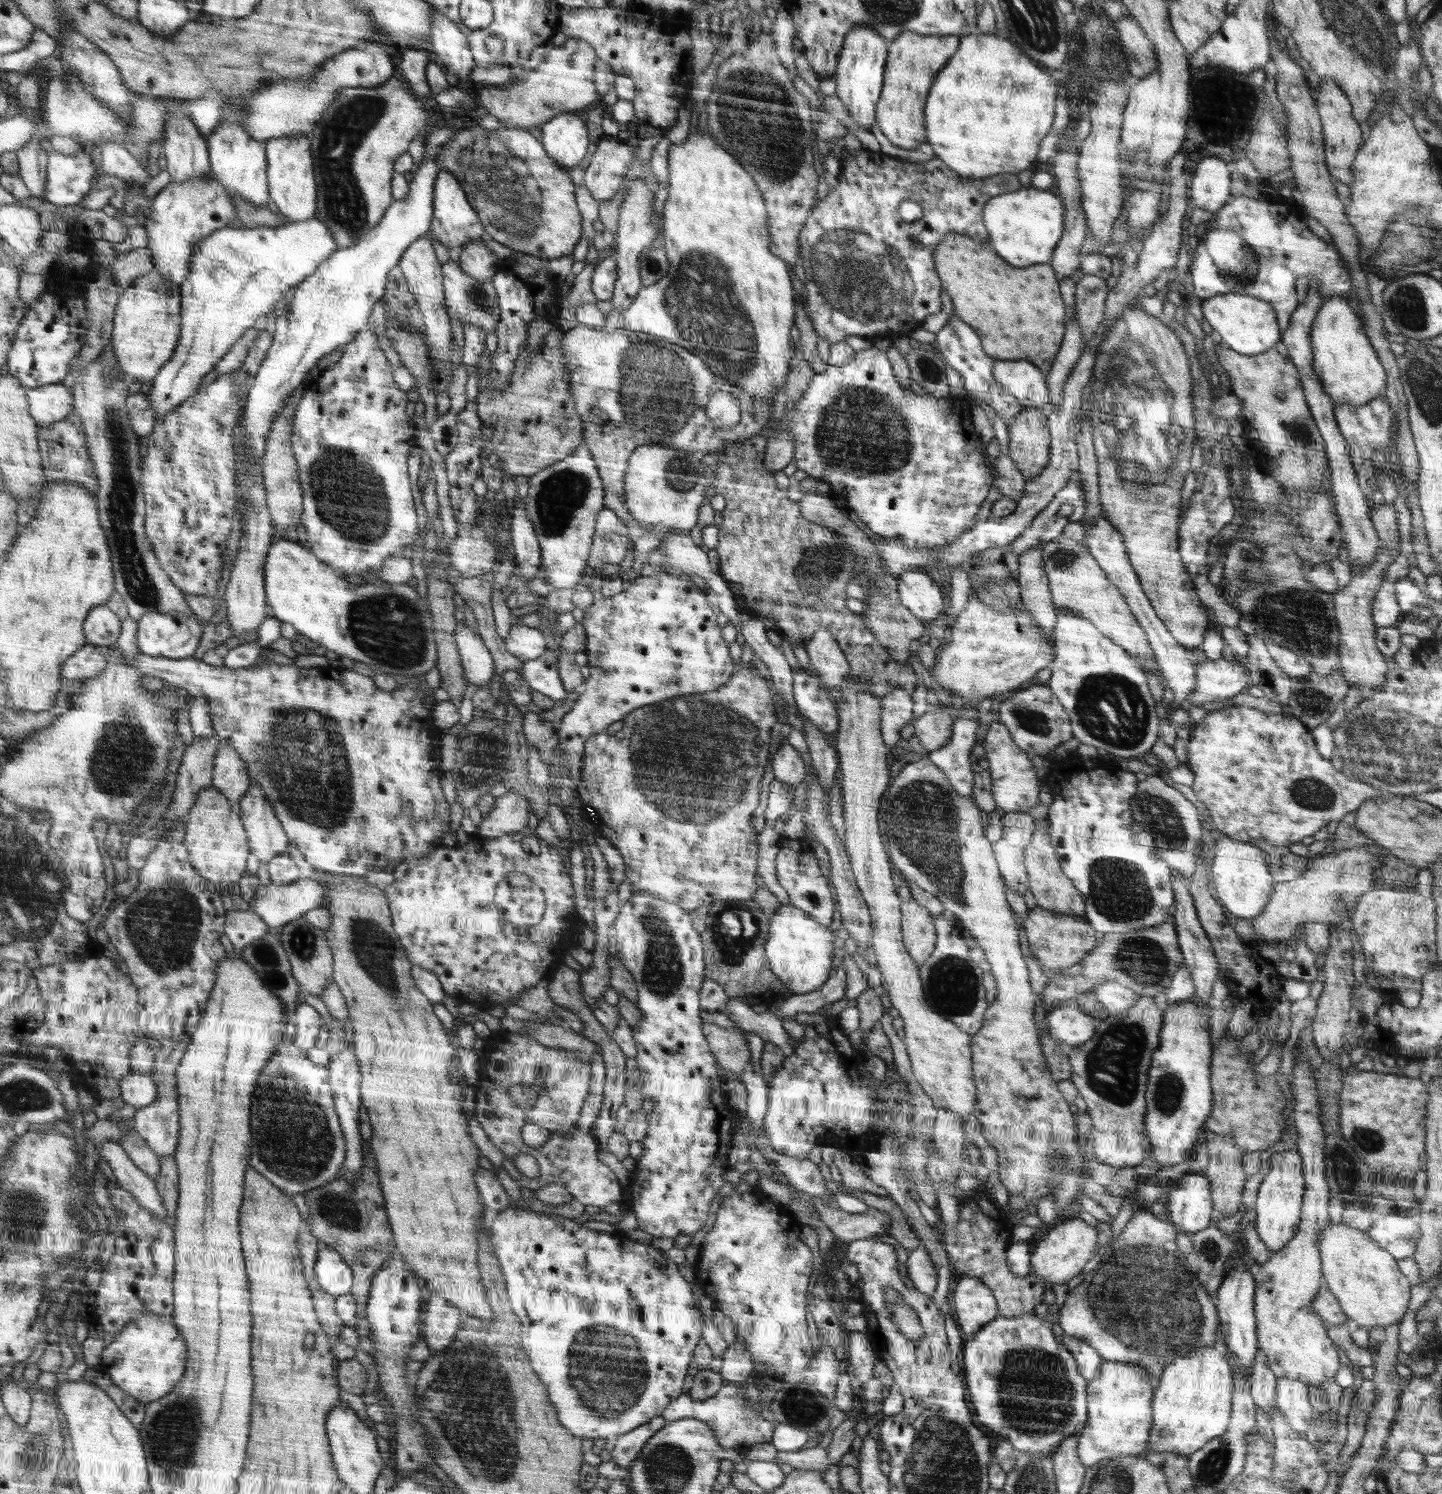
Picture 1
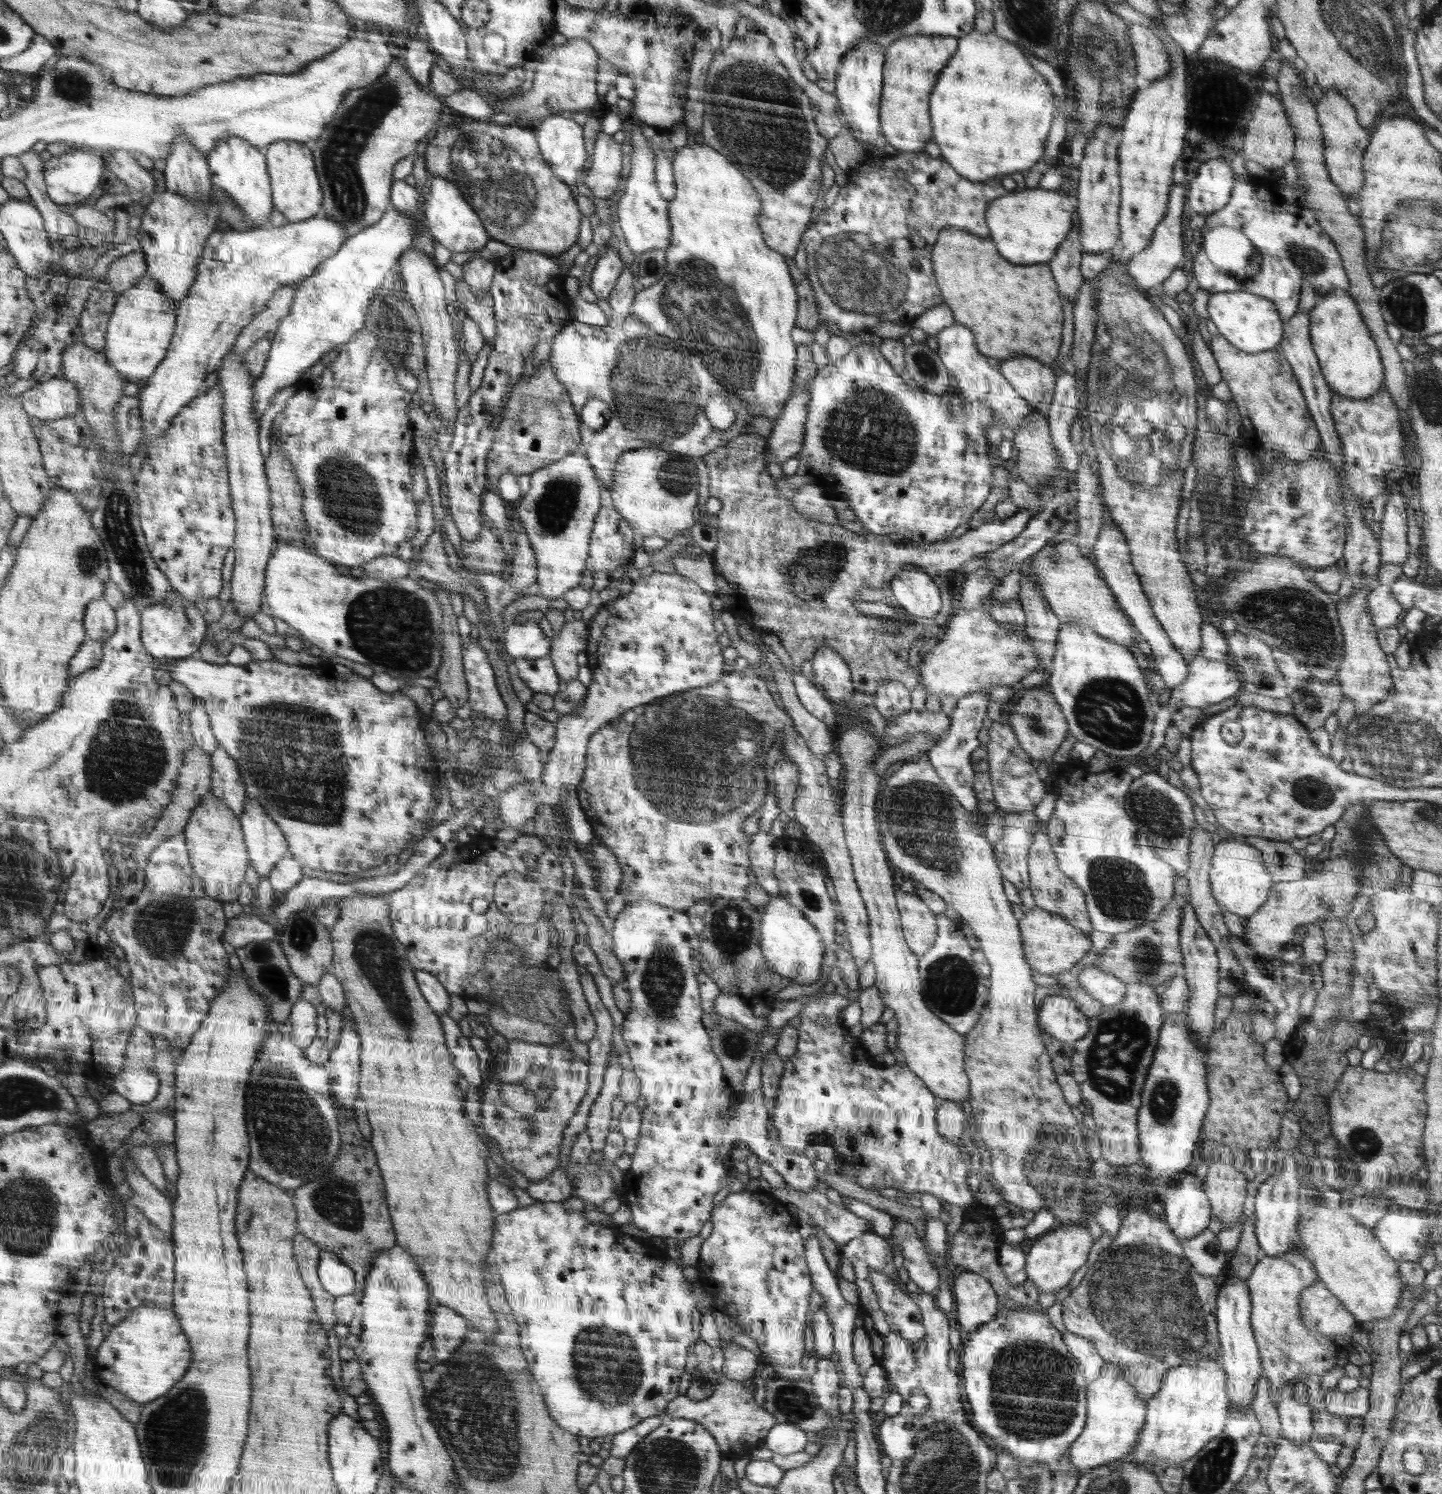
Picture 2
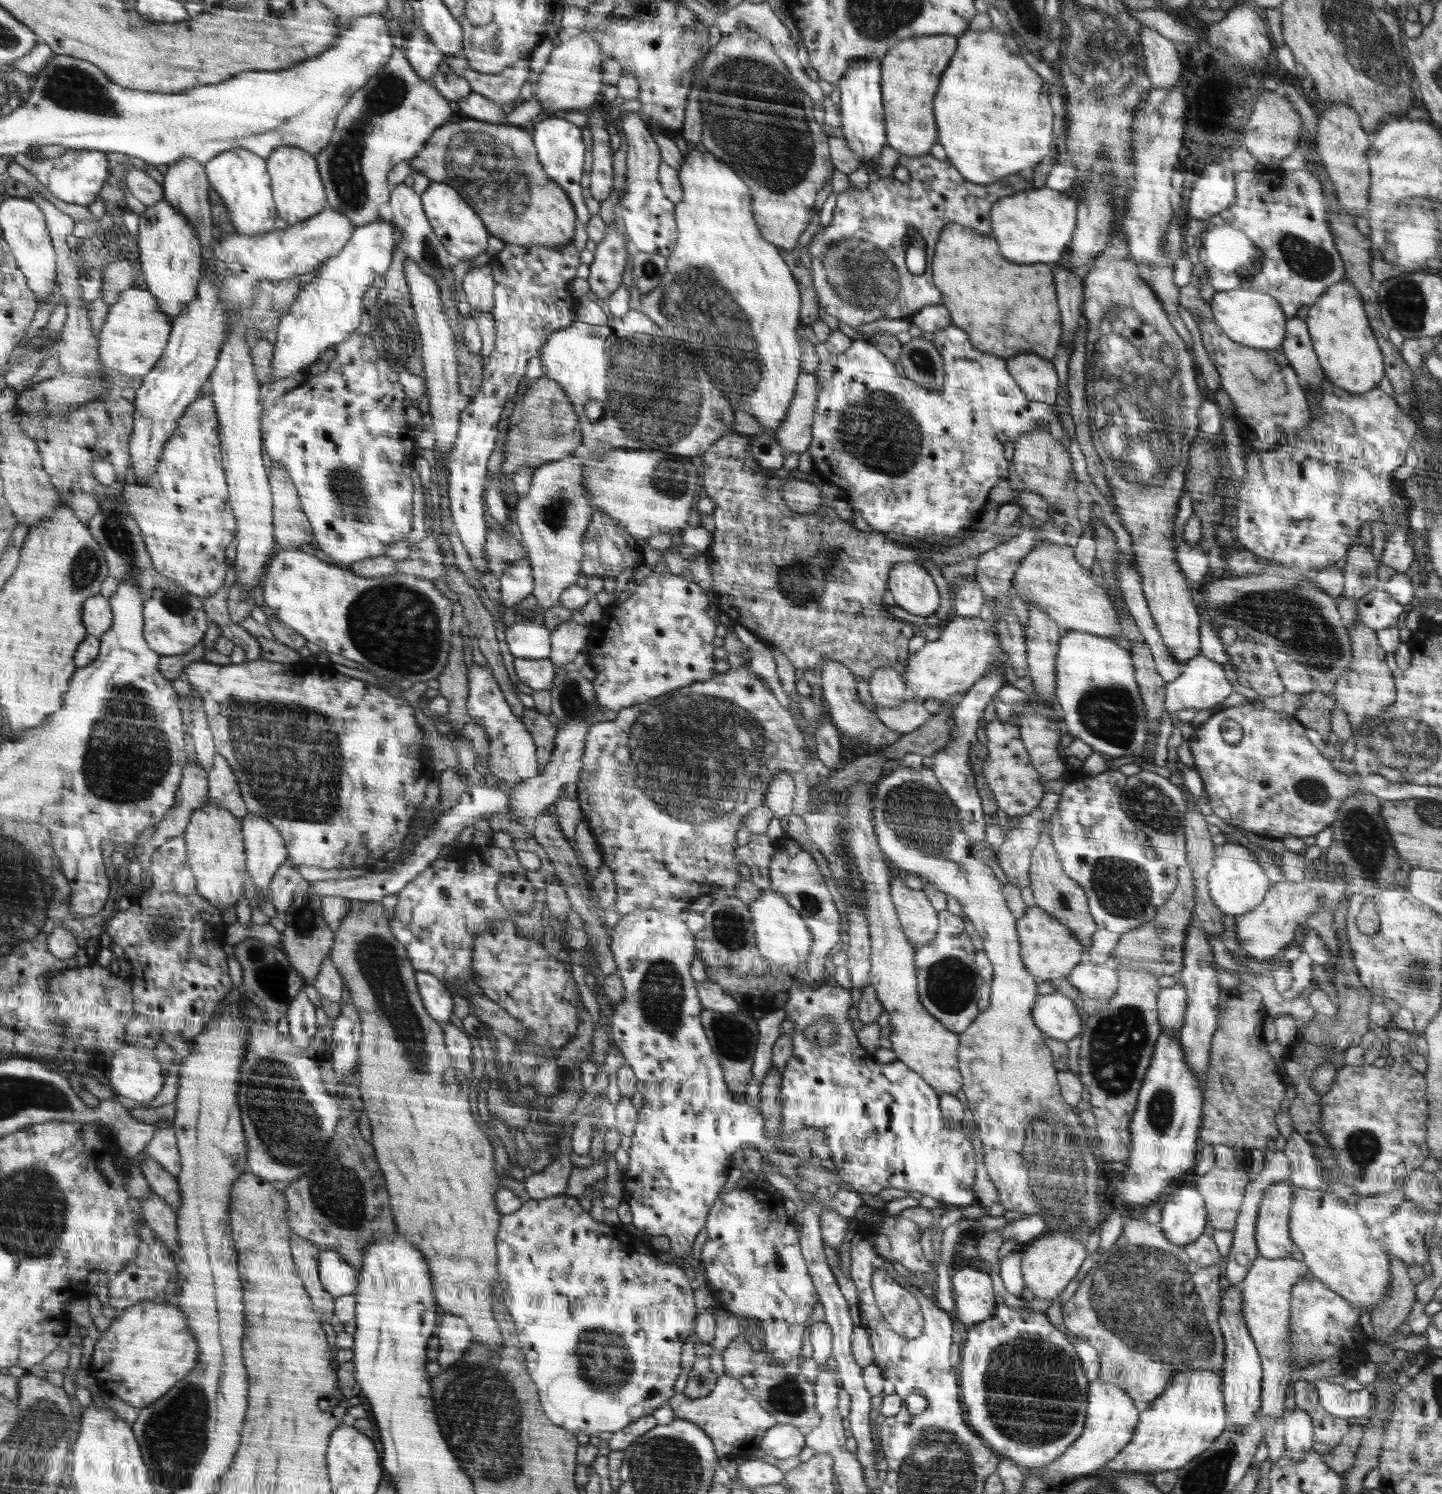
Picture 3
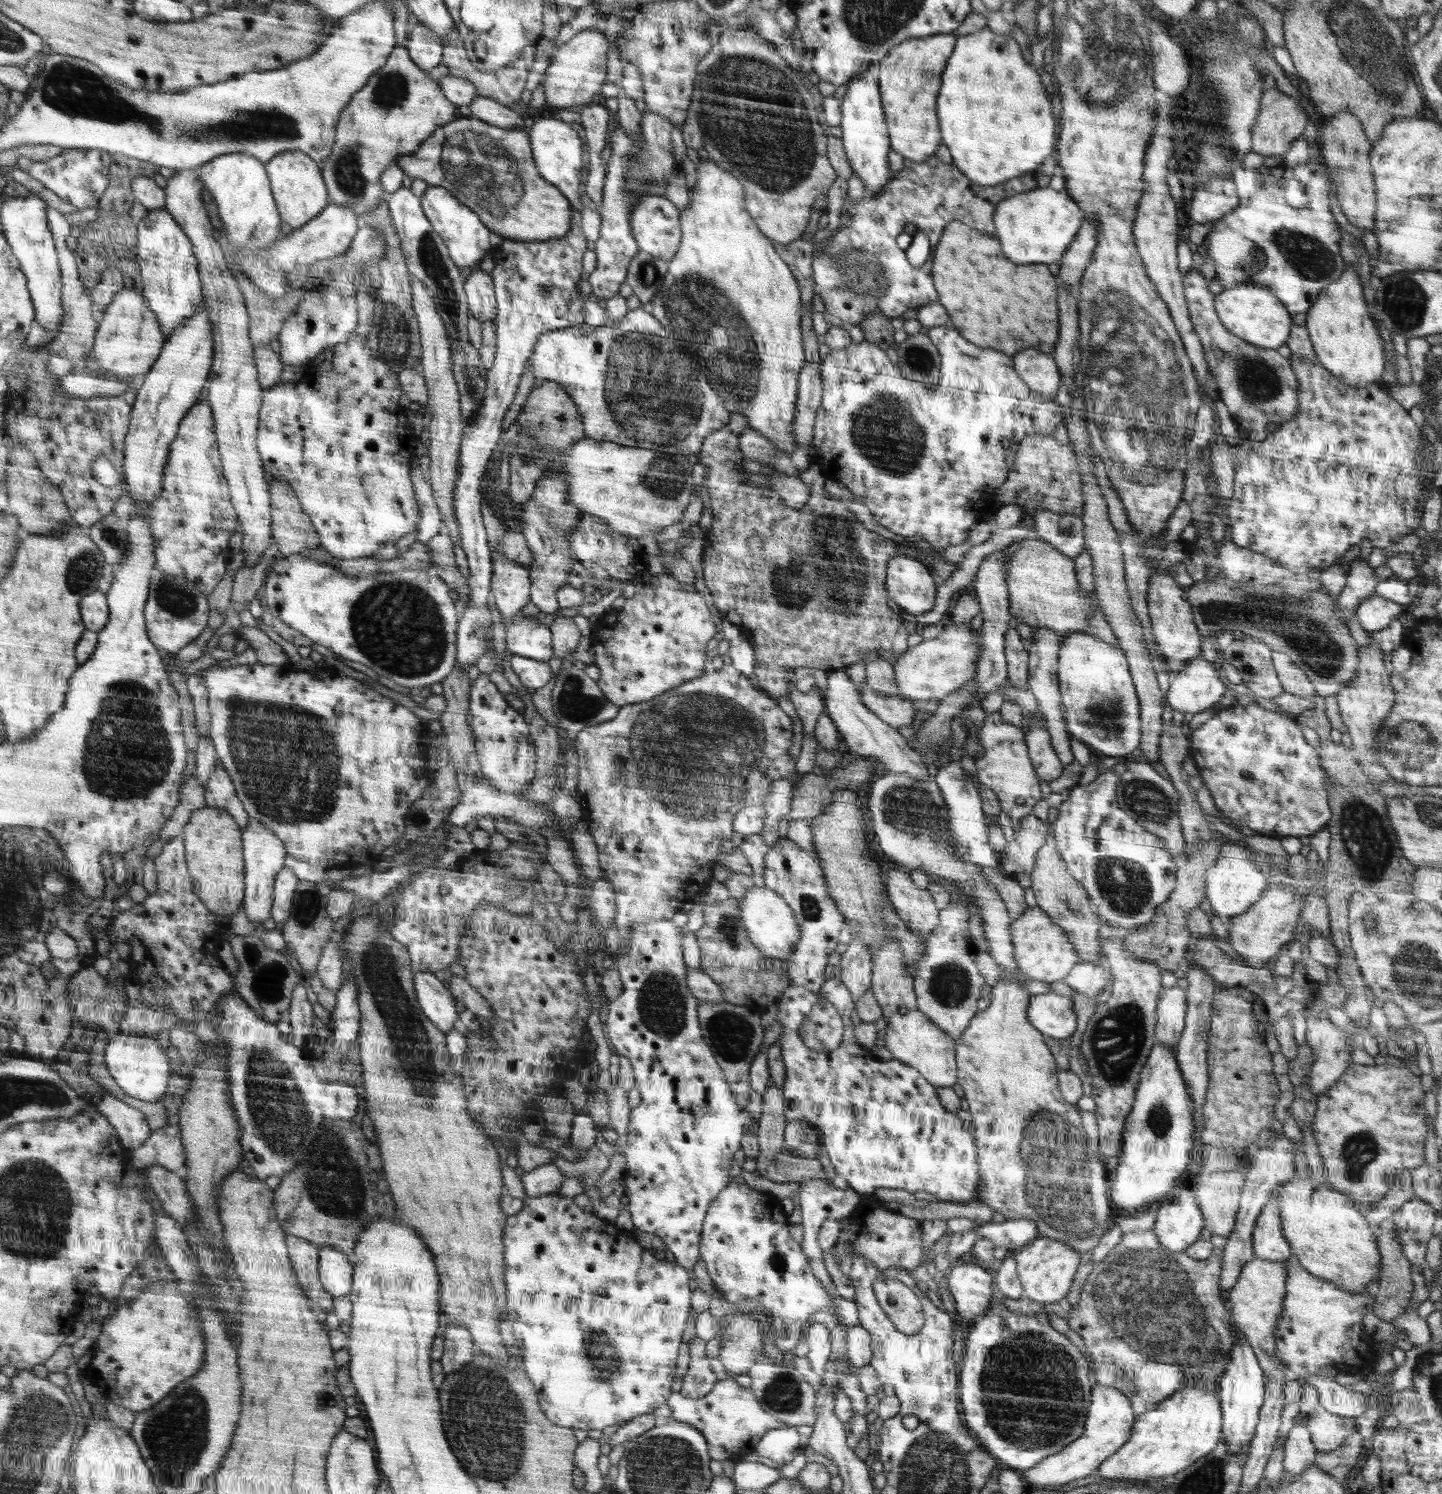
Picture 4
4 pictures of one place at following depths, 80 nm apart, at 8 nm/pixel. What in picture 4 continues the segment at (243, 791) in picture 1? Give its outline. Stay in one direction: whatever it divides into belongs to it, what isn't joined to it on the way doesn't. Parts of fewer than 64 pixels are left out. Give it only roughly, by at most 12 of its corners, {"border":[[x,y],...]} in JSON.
{"border":[[219,760],[204,787],[207,807],[228,811],[246,830],[250,814]]}

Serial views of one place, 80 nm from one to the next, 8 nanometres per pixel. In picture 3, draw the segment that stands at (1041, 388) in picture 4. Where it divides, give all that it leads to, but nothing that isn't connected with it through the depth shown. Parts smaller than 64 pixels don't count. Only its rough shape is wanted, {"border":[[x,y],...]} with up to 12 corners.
{"border":[[1025,353],[1007,368],[1030,400],[1055,404],[1052,361]]}

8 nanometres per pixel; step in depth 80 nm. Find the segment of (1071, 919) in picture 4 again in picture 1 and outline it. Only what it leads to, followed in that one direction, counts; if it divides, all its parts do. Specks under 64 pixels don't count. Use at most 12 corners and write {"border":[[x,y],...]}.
{"border":[[1046,830],[1028,844],[1032,896],[1046,911],[1086,919],[1082,892]]}

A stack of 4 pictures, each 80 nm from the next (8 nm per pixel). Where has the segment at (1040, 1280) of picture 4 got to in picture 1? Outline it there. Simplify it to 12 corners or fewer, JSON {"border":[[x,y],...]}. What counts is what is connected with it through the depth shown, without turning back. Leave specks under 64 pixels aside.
{"border":[[1058,1221],[1034,1248],[1031,1274],[1067,1284],[1095,1256],[1097,1229]]}

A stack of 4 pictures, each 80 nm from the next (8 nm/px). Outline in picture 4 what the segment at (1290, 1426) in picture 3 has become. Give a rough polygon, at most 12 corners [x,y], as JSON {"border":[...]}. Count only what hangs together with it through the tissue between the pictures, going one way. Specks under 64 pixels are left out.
{"border":[[1296,1421],[1283,1449],[1283,1467],[1297,1477],[1317,1453],[1307,1426]]}

